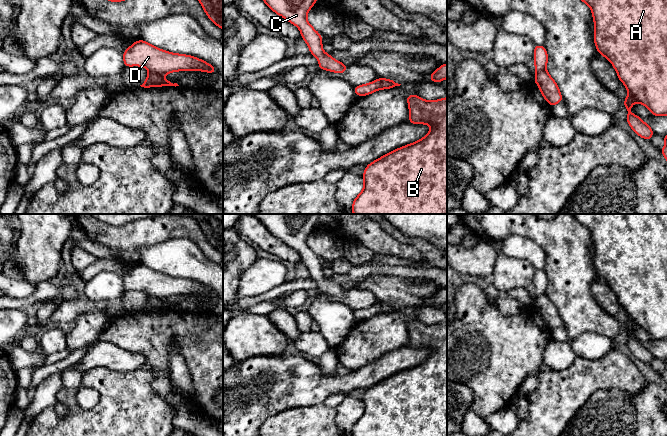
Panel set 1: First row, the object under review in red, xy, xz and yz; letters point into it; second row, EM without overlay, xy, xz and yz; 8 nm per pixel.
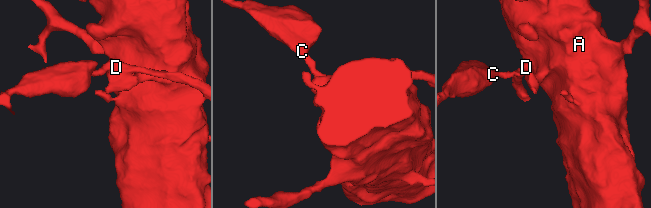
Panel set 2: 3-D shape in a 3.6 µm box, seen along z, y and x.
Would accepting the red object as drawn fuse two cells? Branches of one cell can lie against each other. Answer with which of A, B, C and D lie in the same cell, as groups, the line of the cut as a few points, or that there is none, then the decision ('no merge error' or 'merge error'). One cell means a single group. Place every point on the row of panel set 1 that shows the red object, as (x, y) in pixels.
A B / C D | xz (377, 79), (384, 87), (394, 86) | merge error

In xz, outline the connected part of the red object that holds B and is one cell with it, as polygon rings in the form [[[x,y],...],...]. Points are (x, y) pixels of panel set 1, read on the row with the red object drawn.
[[[409,94],[407,96],[407,102],[410,112],[408,121],[412,124],[428,124],[431,126],[431,129],[422,139],[393,150],[366,166],[362,175],[364,179],[364,188],[355,198],[351,207],[354,214],[447,214],[447,97],[434,101],[427,101],[417,95]]]

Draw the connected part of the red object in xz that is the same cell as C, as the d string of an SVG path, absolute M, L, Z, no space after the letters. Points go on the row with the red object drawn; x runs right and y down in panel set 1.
M263 0L269 8L293 25L301 32L301 37L307 43L310 53L318 61L318 67L335 73L344 73L347 66L338 62L322 49L322 35L320 35L307 21L307 13L314 6L316 0Z

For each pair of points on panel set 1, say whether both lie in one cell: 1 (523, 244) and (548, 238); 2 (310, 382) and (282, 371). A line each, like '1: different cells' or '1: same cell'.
1: different cells
2: same cell

